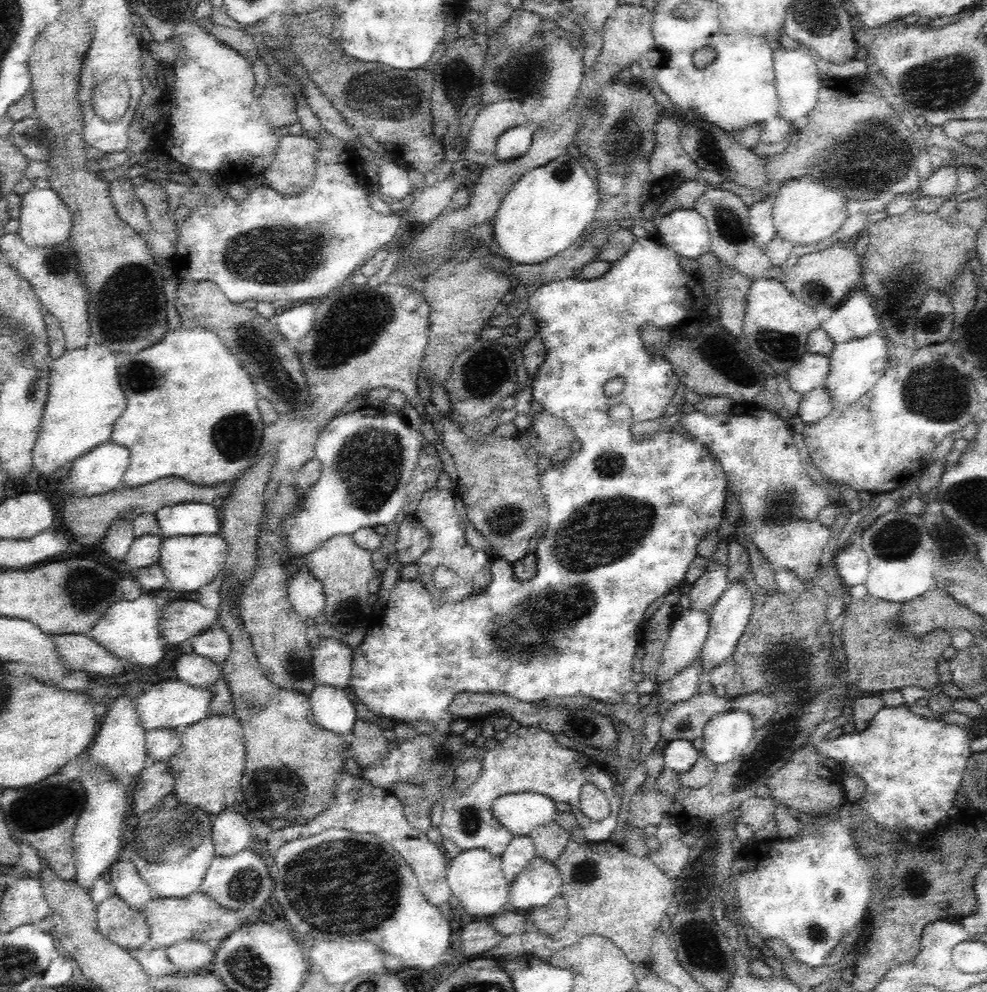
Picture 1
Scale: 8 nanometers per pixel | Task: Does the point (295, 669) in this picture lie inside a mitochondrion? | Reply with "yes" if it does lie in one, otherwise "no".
yes

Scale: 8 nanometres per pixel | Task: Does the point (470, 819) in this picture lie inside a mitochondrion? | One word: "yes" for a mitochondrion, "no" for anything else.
yes

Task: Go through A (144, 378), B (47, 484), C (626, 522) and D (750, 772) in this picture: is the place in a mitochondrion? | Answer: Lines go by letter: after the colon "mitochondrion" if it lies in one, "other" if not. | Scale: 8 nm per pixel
A: mitochondrion
B: other
C: mitochondrion
D: mitochondrion

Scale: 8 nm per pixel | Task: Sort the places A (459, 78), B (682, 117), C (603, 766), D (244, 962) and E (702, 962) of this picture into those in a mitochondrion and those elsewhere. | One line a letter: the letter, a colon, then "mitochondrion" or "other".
A: other
B: other
C: other
D: mitochondrion
E: mitochondrion

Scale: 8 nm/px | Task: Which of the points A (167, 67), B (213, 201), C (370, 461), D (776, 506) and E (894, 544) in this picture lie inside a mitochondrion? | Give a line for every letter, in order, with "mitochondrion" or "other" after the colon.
A: other
B: other
C: mitochondrion
D: mitochondrion
E: mitochondrion

